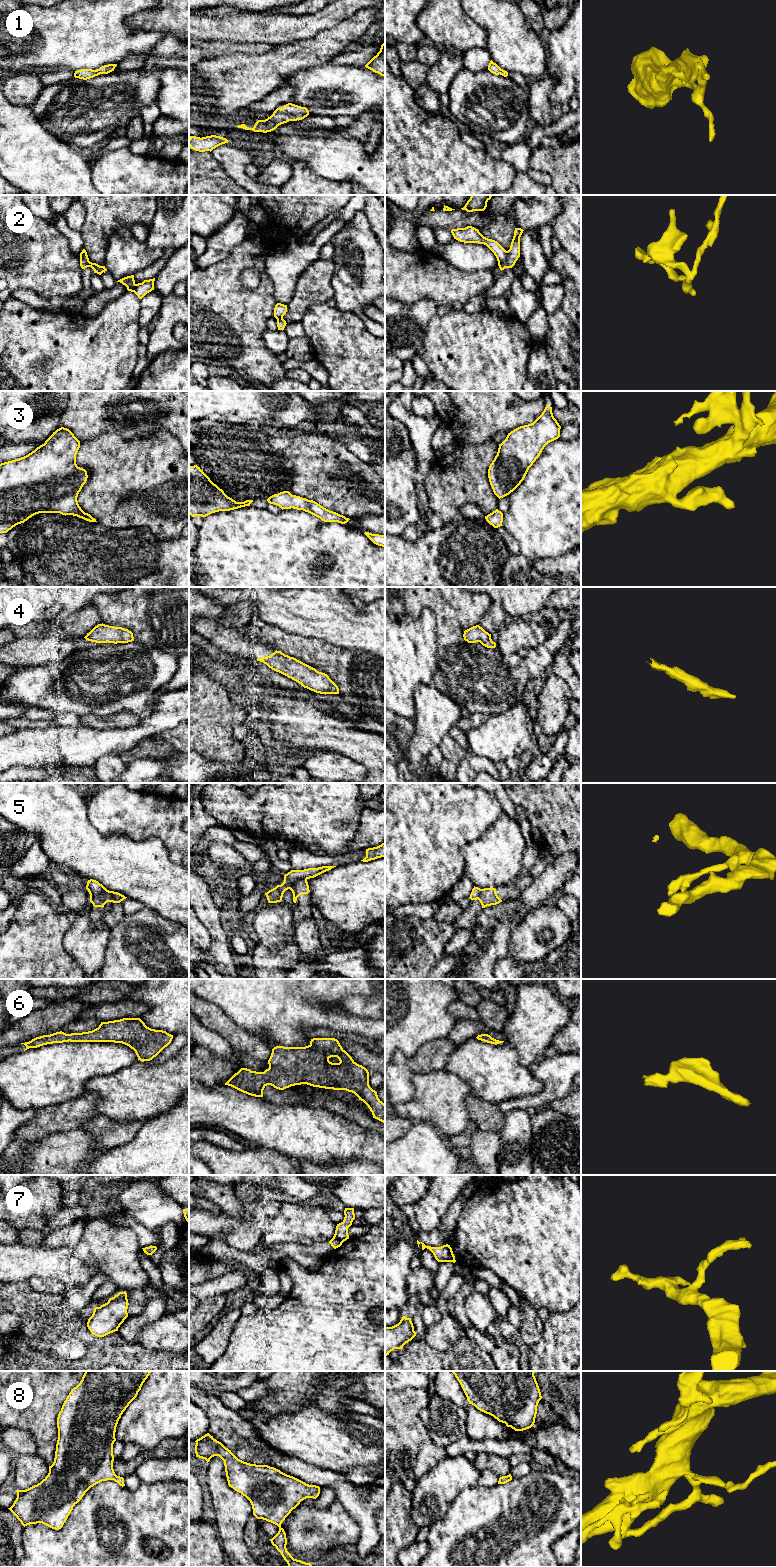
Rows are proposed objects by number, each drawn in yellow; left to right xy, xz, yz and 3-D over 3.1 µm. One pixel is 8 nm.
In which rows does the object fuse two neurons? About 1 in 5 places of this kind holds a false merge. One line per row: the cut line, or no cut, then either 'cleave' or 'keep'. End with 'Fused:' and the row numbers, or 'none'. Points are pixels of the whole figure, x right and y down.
1: no cut; keep
2: cut in yz along (508, 251), (505, 267); cleave
3: no cut; keep
4: no cut; keep
5: cut in xy along (90, 897), (101, 895), (107, 891), (112, 901); cleave
6: no cut; keep
7: no cut; keep
8: no cut; keep
Fused: 2, 5

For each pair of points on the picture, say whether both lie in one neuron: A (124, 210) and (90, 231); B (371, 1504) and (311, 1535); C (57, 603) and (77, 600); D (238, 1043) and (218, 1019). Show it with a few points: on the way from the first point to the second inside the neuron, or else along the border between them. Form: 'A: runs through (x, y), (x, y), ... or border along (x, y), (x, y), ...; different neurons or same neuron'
A: runs through (116, 210), (112, 210), (98, 224); same neuron
B: border along (336, 1499), (357, 1523), (360, 1536); different neurons
C: runs through (62, 600), (72, 600); same neuron
D: runs through (236, 1037), (224, 1025); same neuron

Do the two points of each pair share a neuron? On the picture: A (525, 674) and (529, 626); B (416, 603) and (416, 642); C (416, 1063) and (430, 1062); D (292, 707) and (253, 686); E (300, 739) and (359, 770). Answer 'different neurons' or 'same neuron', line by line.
A: different neurons
B: different neurons
C: same neuron
D: same neuron
E: different neurons

